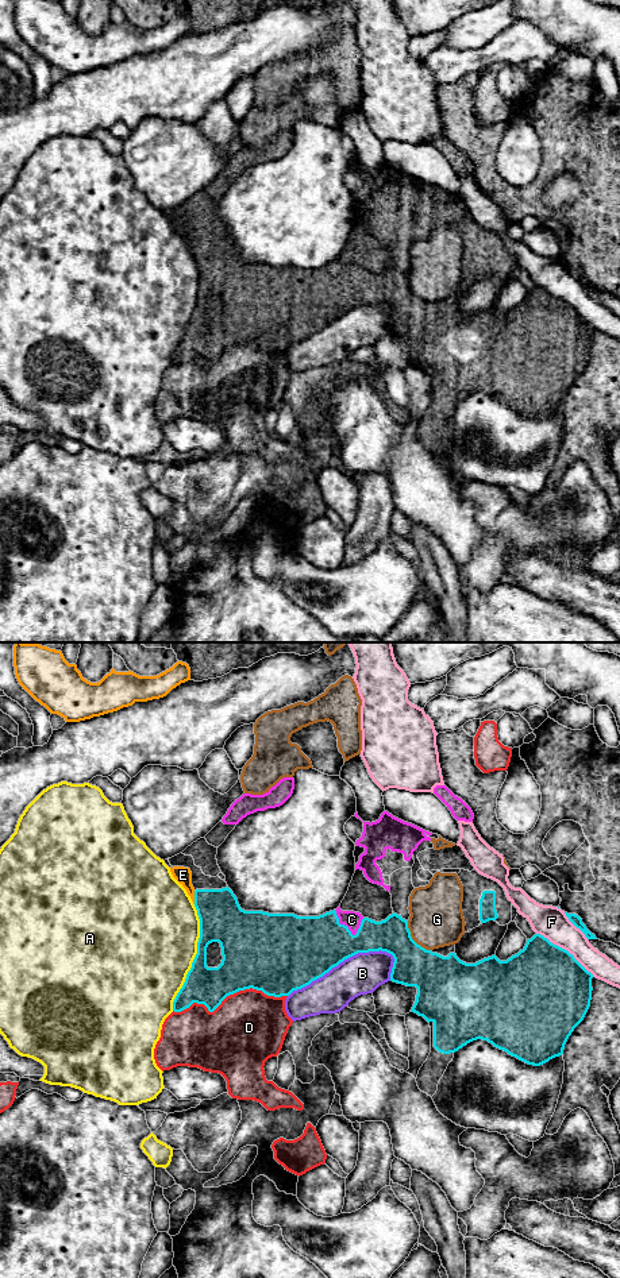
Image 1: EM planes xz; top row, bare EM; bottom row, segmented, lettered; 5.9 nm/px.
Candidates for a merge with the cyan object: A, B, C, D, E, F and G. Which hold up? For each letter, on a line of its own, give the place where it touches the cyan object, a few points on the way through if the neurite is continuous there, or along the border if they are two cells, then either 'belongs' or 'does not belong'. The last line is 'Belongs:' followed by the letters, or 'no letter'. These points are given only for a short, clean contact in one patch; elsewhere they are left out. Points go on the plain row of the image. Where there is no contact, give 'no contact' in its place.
A: contact xz (195, 309); does not belong
B: contact xz (341, 313); does not belong
C: contact xz (342, 277); belongs
D: contact xz (230, 346); does not belong
E: contact xz (195, 250); border xz (193, 243), (195, 255); does not belong
F: contact xz (563, 301); does not belong
G: contact xz (409, 288); does not belong
Belongs: C

